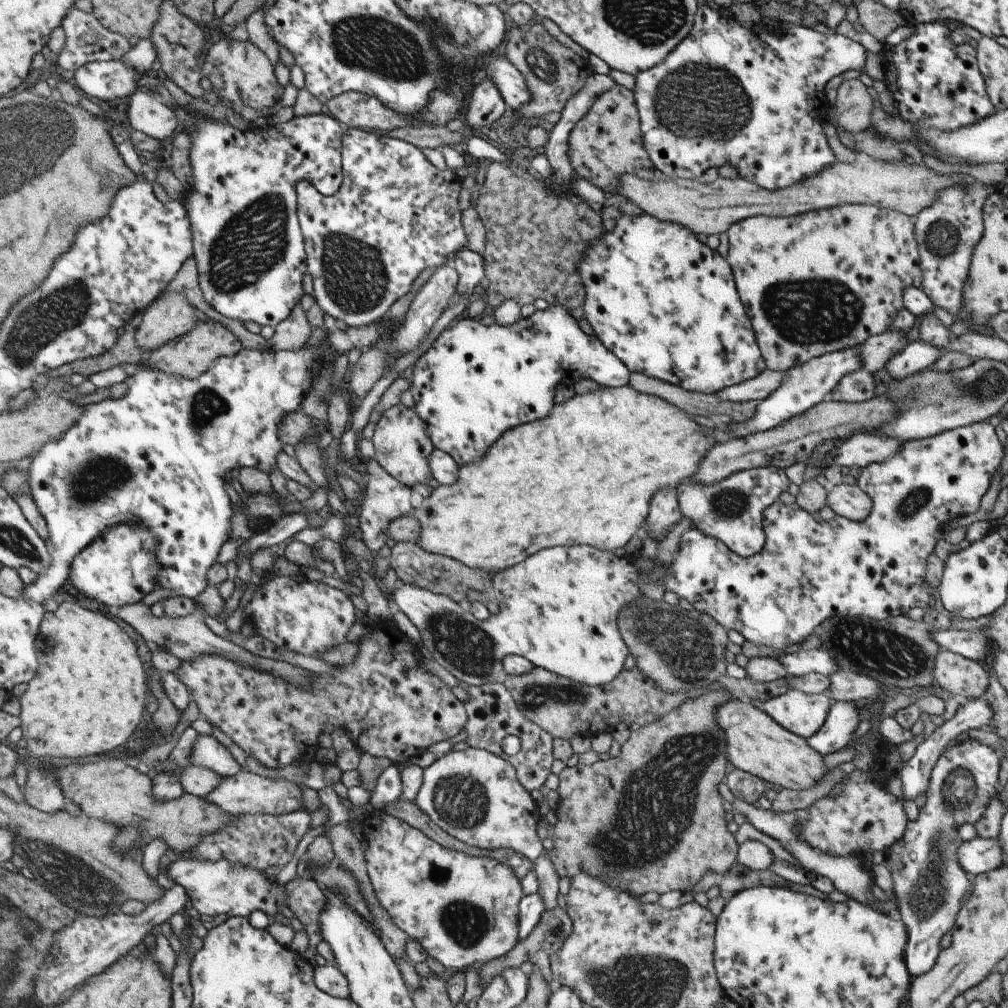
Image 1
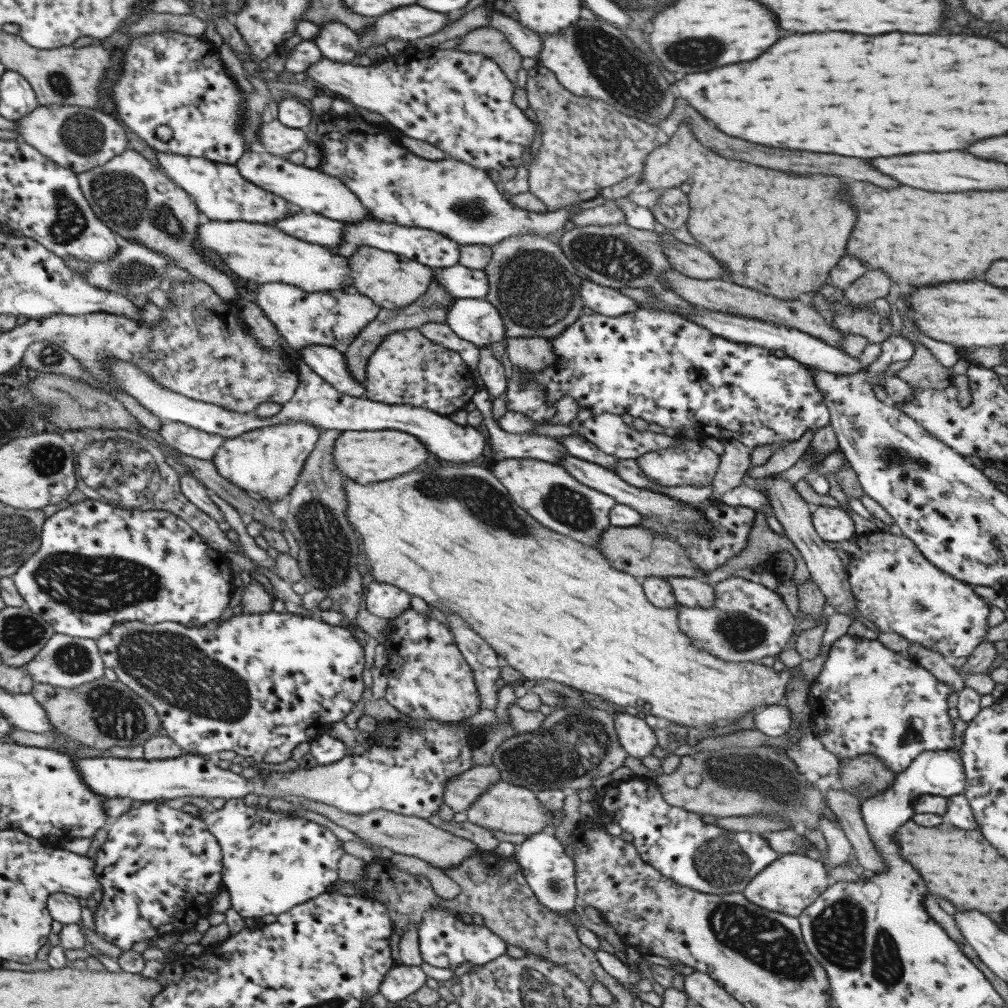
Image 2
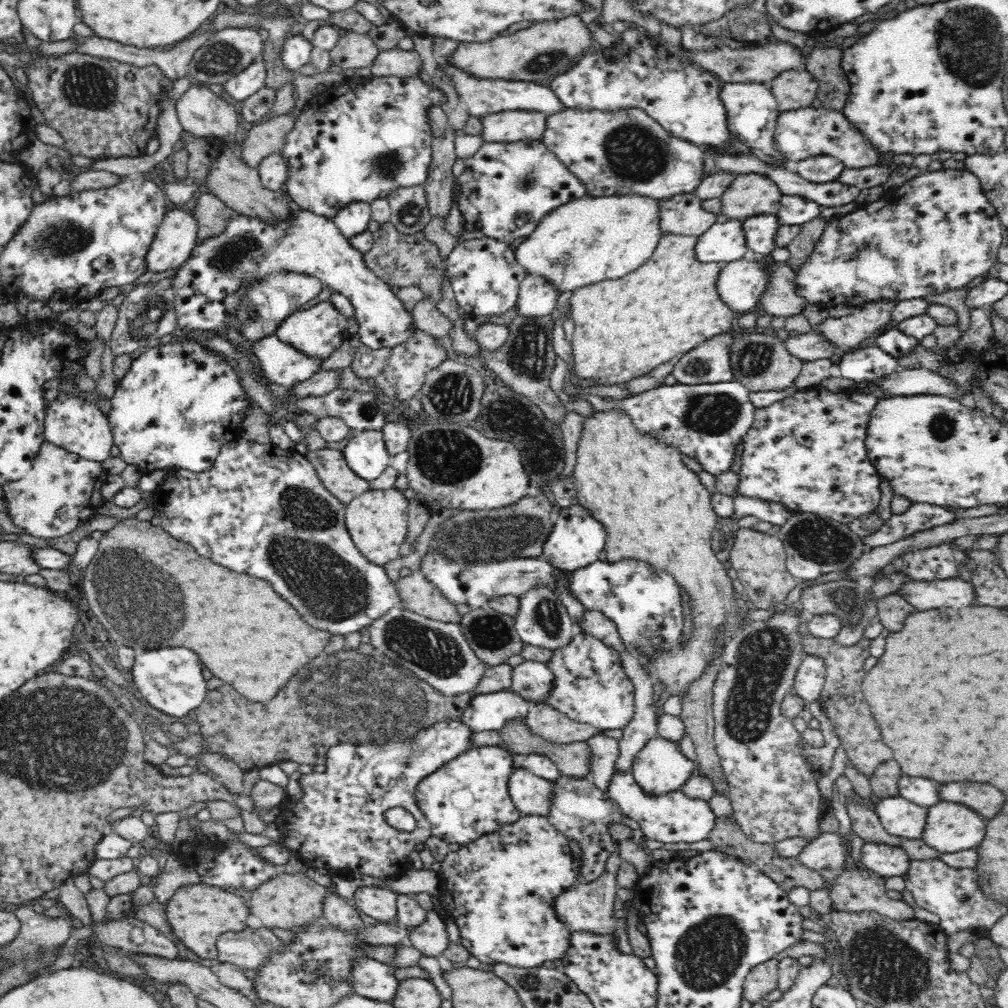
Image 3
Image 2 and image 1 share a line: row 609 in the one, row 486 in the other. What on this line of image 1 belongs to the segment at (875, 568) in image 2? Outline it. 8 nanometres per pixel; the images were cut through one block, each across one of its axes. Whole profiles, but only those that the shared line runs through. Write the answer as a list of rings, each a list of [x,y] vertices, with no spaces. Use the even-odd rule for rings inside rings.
[[[980,421],[968,426],[955,428],[954,430],[941,432],[936,436],[924,439],[912,439],[904,442],[902,448],[898,450],[898,454],[889,456],[884,462],[877,462],[861,468],[862,470],[860,470],[860,476],[858,476],[856,484],[872,500],[870,516],[866,520],[862,520],[862,522],[854,522],[840,515],[834,516],[832,520],[824,520],[808,514],[806,510],[798,506],[798,503],[784,504],[778,499],[776,503],[770,504],[770,508],[766,508],[764,511],[764,520],[762,520],[766,536],[764,548],[758,554],[754,554],[754,556],[749,556],[748,558],[741,557],[732,552],[720,540],[716,540],[712,536],[704,536],[696,528],[688,528],[681,535],[681,550],[678,550],[676,560],[666,568],[666,580],[664,580],[664,574],[662,574],[662,584],[666,582],[666,586],[664,586],[666,590],[671,590],[678,598],[686,598],[699,615],[706,614],[714,618],[727,631],[734,629],[736,632],[742,634],[746,641],[750,641],[756,644],[756,646],[768,646],[768,648],[778,648],[778,650],[786,650],[790,646],[802,644],[808,636],[816,632],[819,624],[825,623],[830,618],[836,618],[836,616],[842,616],[842,618],[858,616],[858,618],[867,618],[868,620],[886,620],[890,616],[908,614],[912,608],[928,610],[930,596],[928,590],[924,588],[928,556],[934,553],[934,546],[936,546],[938,540],[944,538],[943,528],[947,526],[952,518],[970,516],[979,510],[982,497],[990,488],[991,478],[995,476],[995,472],[1002,466],[1006,447],[998,440],[997,431],[994,428],[990,422]]]

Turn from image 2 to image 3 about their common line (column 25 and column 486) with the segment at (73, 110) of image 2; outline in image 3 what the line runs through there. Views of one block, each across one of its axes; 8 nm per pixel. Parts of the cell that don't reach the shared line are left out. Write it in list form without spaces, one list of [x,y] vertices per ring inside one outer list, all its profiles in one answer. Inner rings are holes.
[[[506,110],[480,119],[483,142],[516,142],[524,139],[541,140],[547,117],[530,110]]]

